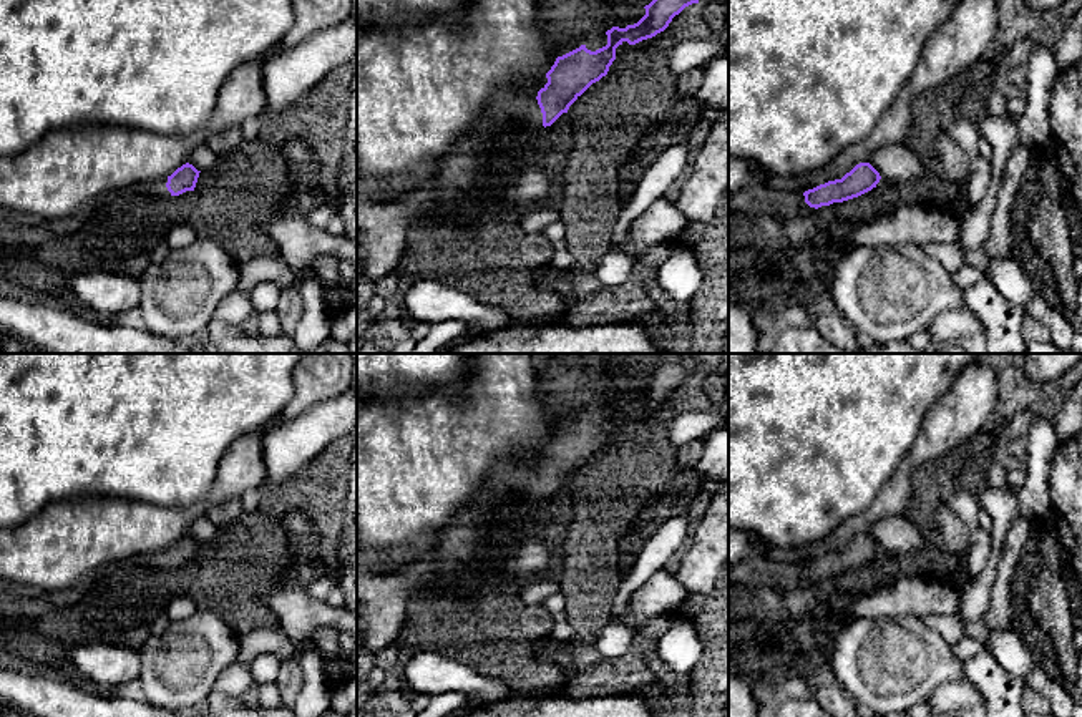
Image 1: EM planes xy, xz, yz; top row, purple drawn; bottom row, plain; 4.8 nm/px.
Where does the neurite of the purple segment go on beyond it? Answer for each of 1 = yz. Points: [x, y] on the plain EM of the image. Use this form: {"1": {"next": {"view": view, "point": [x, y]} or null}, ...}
{"1": {"next": null}}

